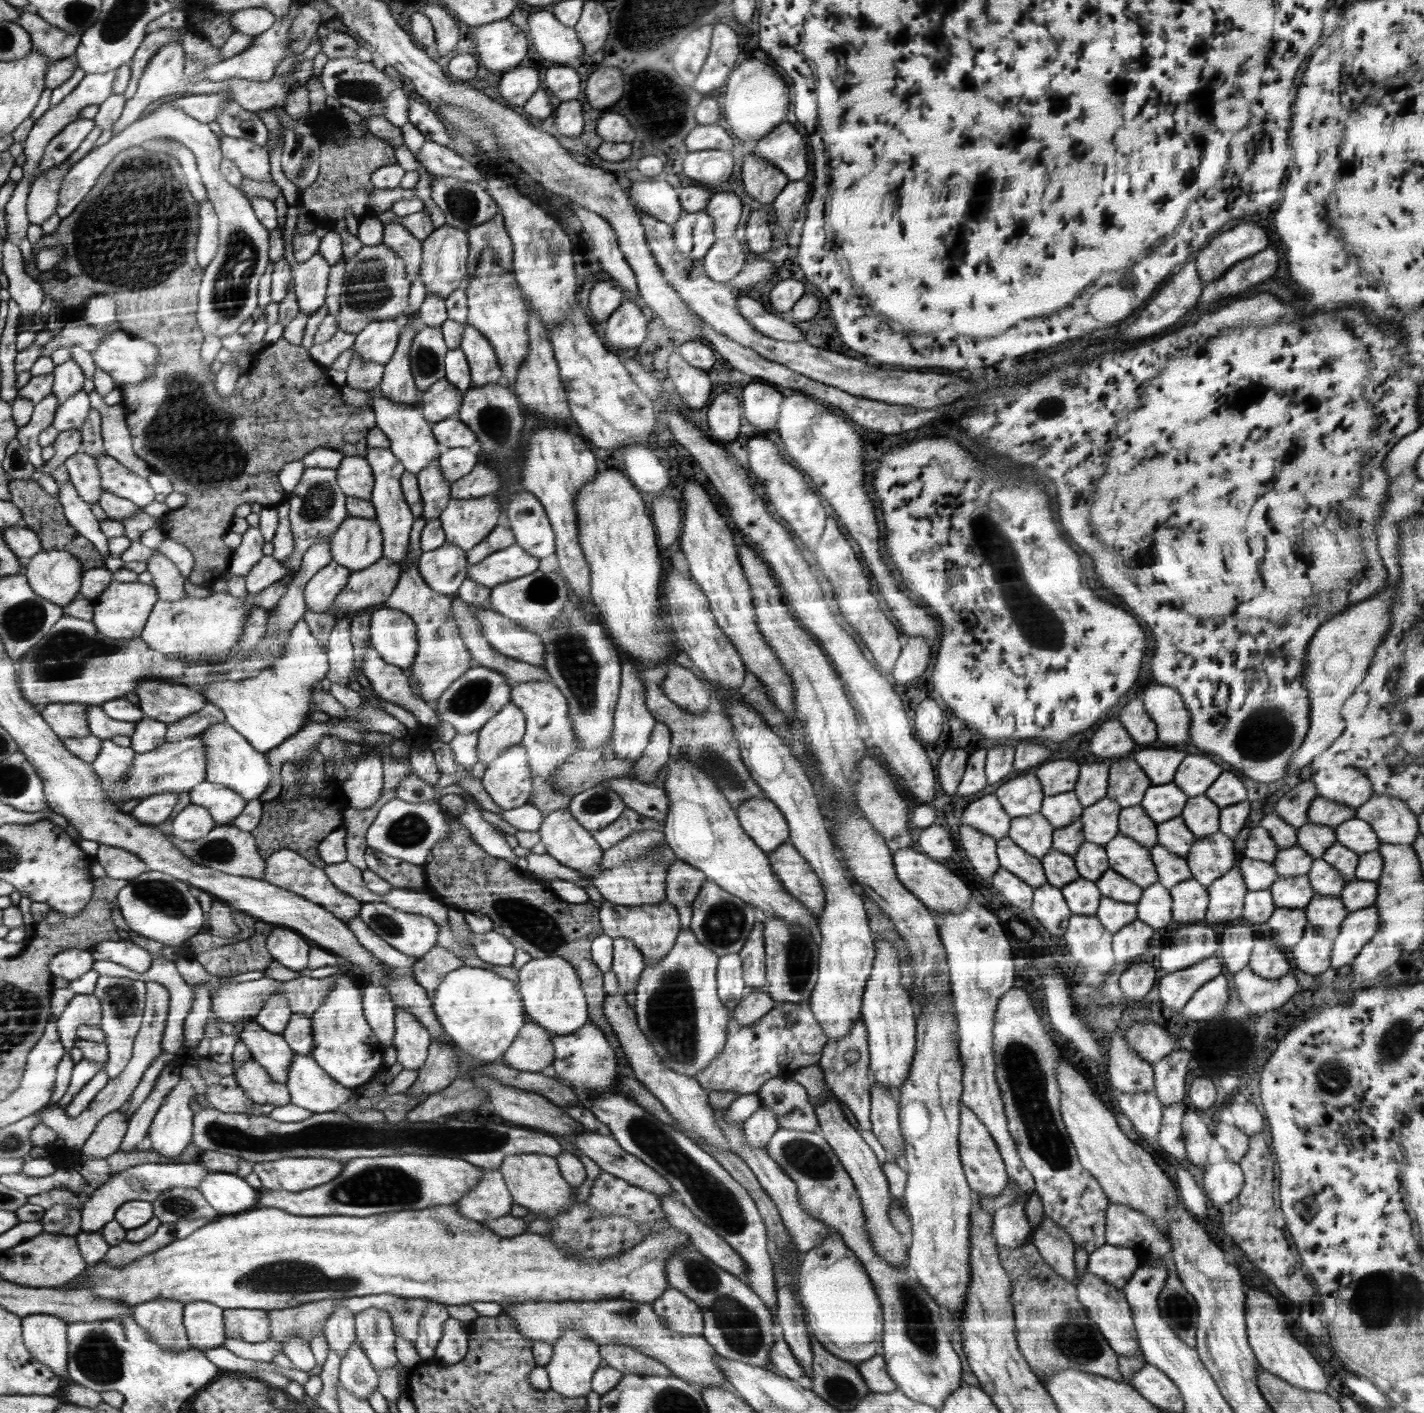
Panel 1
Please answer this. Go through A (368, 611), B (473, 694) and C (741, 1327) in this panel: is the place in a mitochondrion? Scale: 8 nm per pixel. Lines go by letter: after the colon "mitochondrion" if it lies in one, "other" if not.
A: other
B: mitochondrion
C: mitochondrion

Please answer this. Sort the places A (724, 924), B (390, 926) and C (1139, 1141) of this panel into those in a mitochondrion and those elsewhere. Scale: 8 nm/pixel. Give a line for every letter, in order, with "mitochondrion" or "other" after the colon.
A: mitochondrion
B: mitochondrion
C: other

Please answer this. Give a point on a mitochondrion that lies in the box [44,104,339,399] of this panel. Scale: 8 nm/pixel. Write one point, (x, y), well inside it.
(133, 235)

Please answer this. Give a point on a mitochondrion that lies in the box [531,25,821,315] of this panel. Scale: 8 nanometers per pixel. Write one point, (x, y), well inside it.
(649, 94)

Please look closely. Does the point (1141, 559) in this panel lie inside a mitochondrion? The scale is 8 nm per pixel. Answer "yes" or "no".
no

